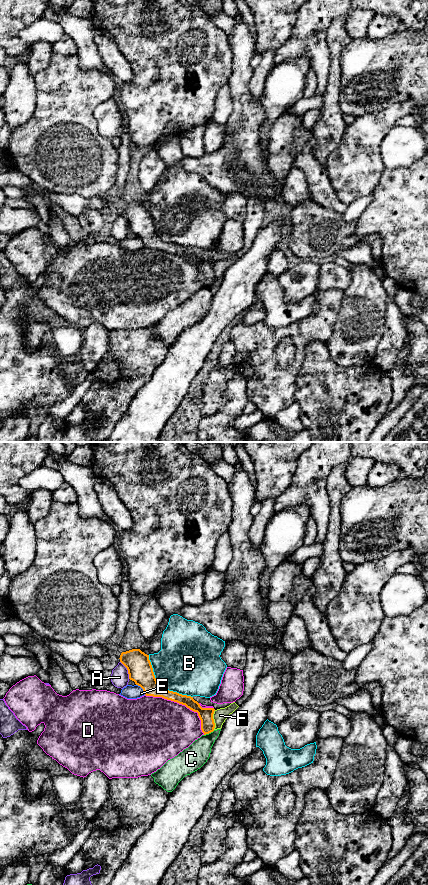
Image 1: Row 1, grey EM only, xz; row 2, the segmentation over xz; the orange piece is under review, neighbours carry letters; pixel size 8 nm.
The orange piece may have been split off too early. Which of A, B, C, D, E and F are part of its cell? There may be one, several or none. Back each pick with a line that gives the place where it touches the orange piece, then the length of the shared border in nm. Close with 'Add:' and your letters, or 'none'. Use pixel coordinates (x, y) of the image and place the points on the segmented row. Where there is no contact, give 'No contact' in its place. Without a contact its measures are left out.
Add: none

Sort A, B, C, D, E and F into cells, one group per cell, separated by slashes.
A / B / C / D / E / F

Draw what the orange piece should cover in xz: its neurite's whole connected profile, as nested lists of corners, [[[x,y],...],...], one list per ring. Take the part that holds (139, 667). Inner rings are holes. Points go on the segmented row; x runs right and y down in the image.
[[[140,649],[122,652],[120,662],[127,668],[129,679],[140,686],[146,696],[162,697],[167,700],[185,705],[190,710],[197,712],[201,720],[201,730],[204,735],[214,731],[214,708],[202,708],[191,696],[163,689],[155,678],[149,655]]]

